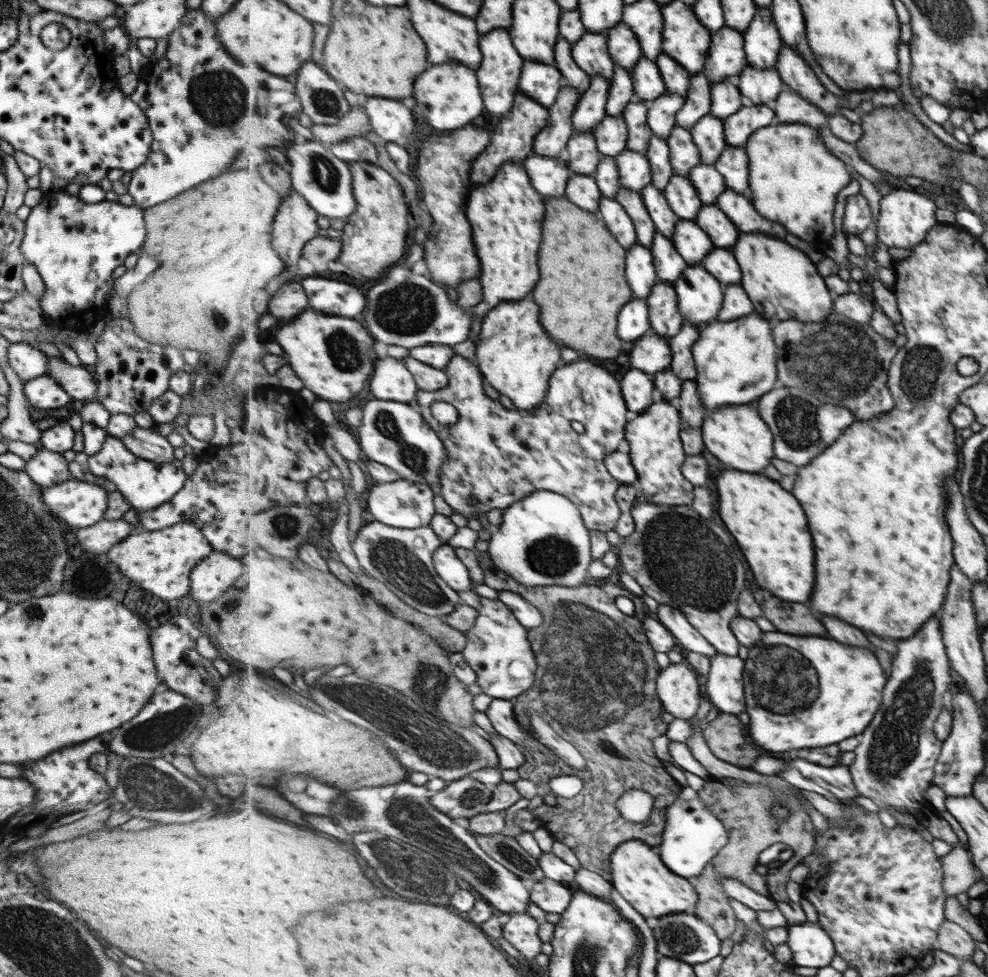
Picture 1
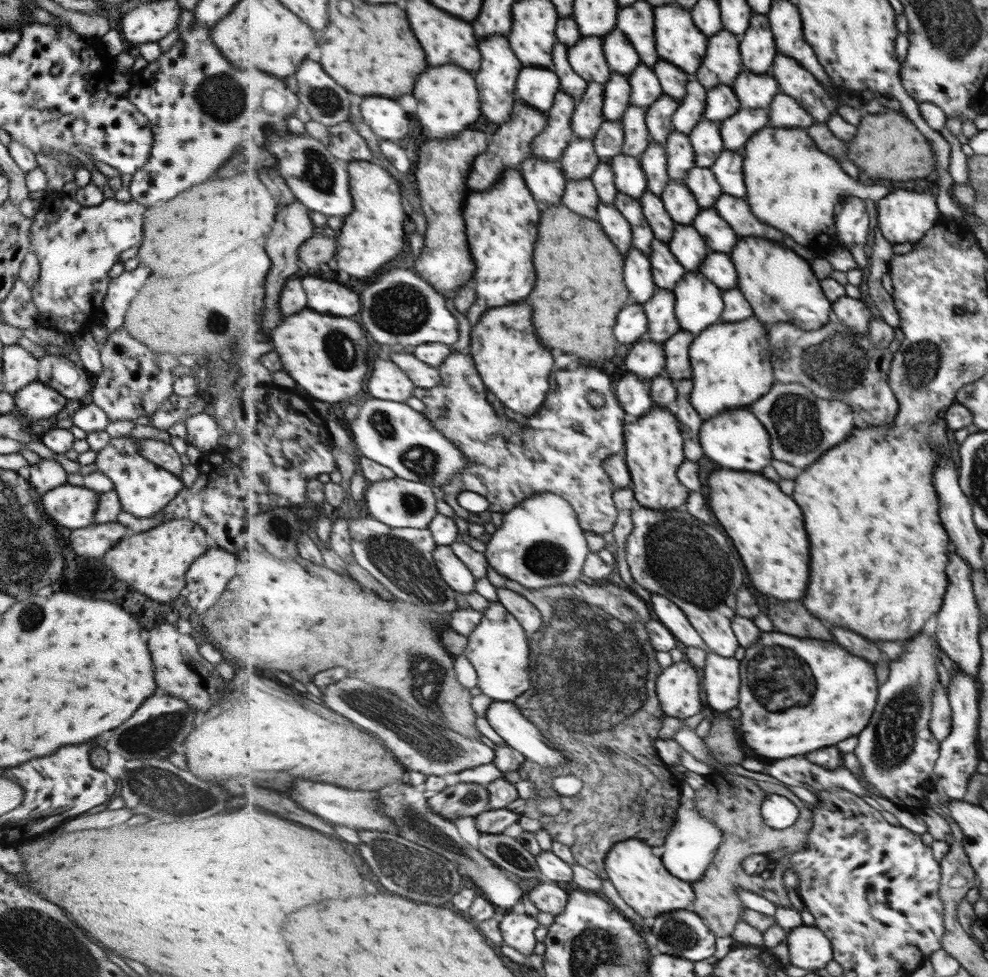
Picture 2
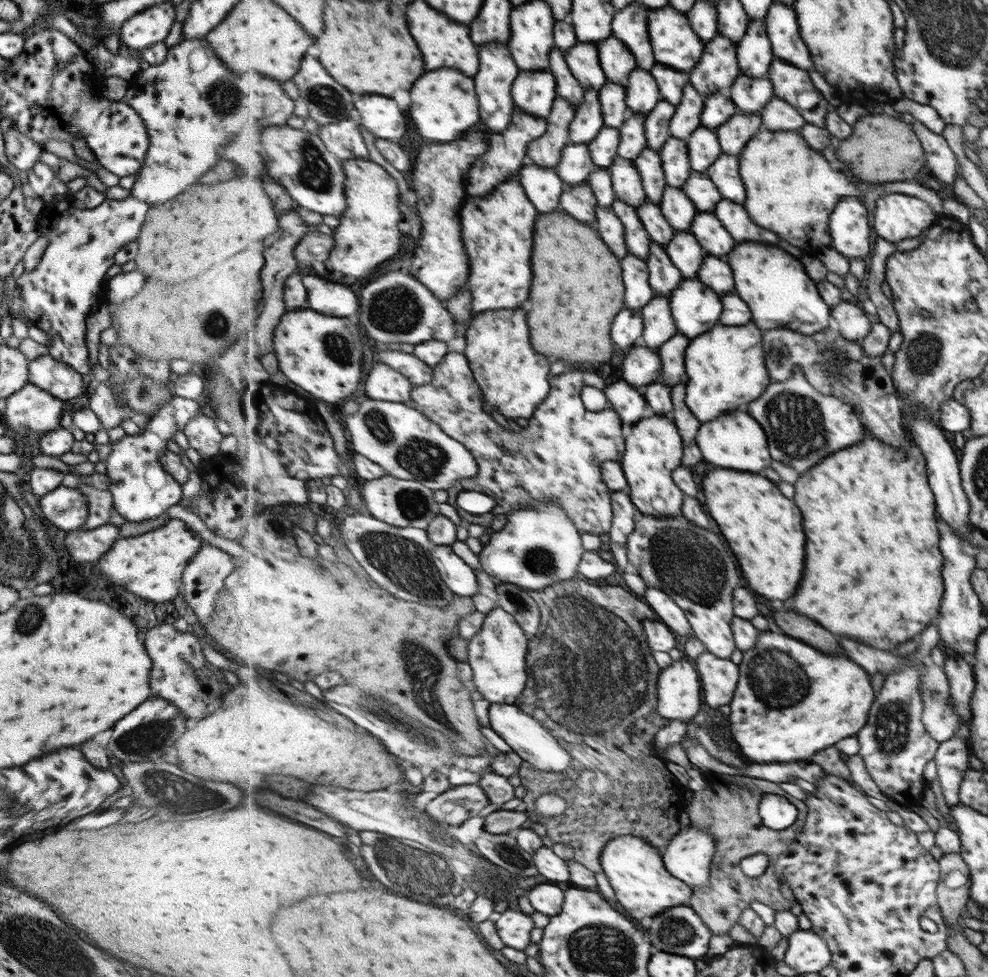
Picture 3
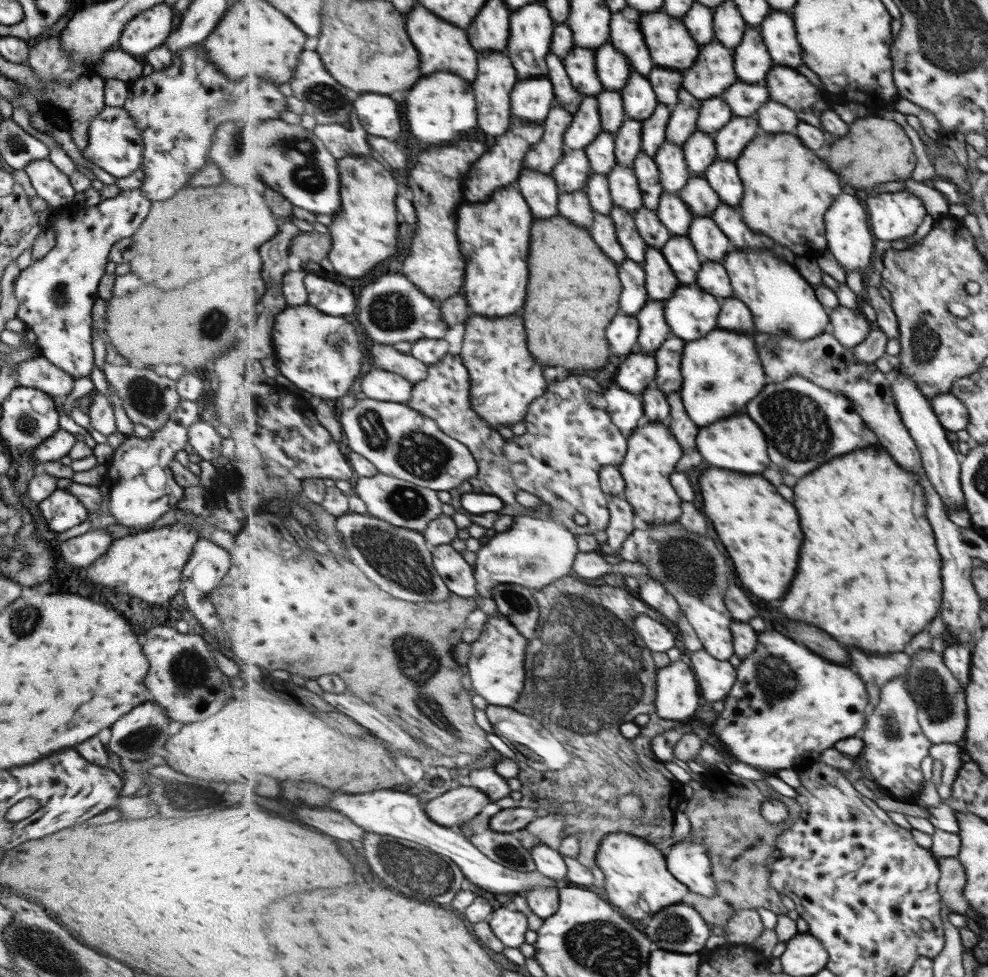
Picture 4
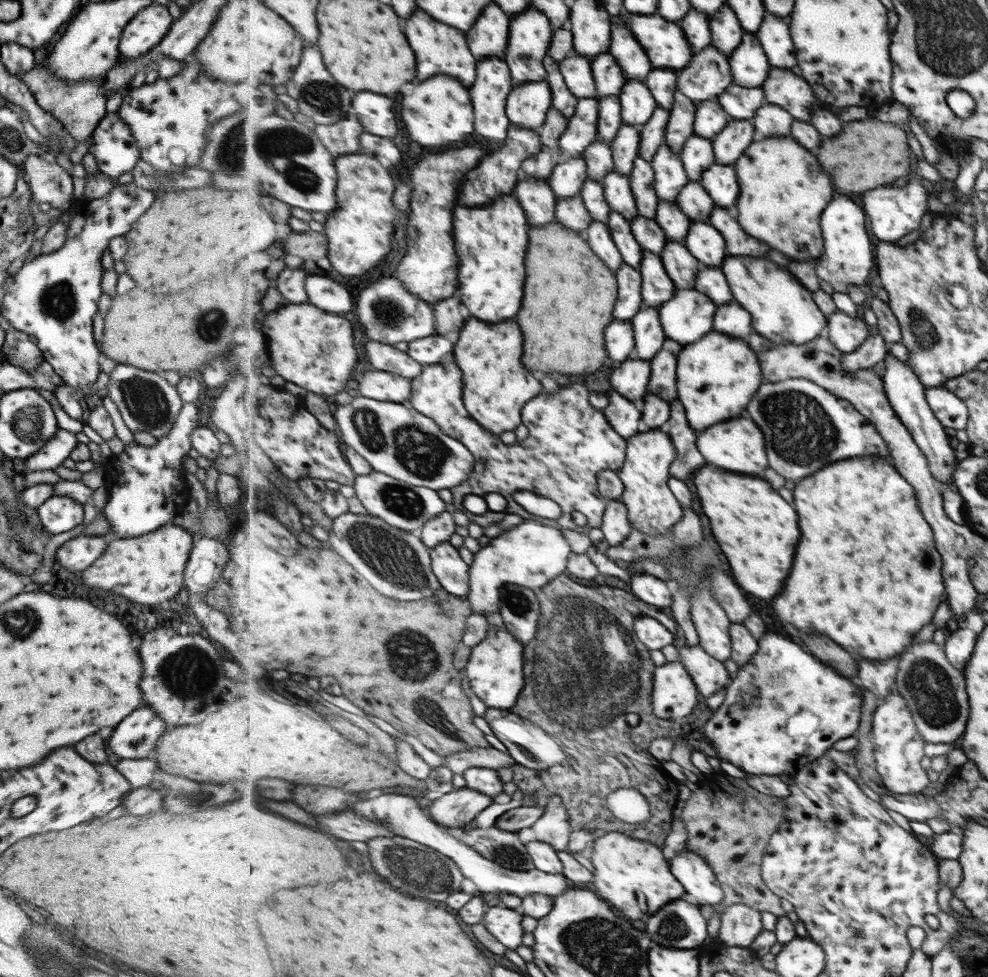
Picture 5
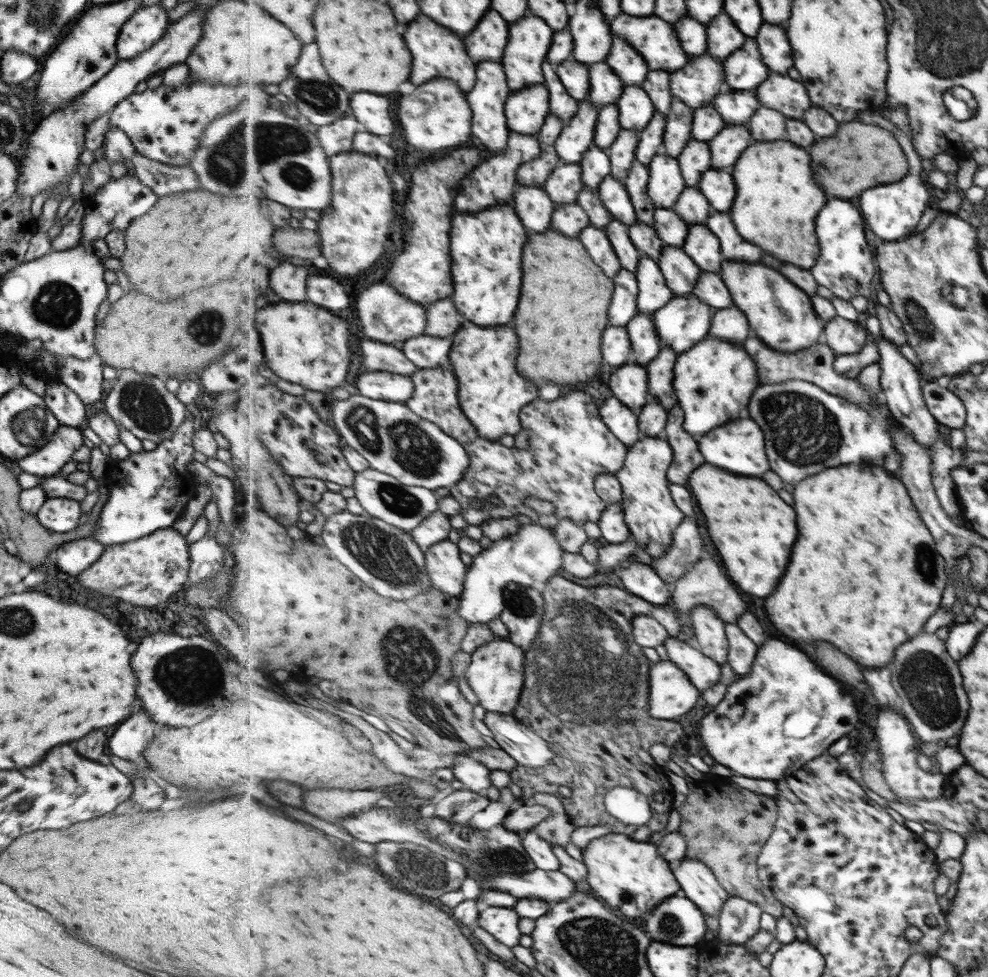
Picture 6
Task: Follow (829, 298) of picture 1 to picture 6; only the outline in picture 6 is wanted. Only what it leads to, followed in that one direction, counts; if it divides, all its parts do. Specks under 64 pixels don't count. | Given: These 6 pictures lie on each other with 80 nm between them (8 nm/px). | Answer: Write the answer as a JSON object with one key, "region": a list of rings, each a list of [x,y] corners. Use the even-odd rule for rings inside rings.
{"region":[[[724,260],[721,275],[730,288],[734,304],[747,316],[753,333],[782,353],[803,351],[823,341],[827,322],[816,311],[812,297],[780,269],[765,264]]]}

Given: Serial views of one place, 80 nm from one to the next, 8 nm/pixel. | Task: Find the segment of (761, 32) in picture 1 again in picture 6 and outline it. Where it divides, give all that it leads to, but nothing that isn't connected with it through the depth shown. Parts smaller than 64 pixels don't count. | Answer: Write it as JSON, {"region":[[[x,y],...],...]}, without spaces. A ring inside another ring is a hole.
{"region":[[[748,37],[746,43],[724,60],[726,88],[757,89],[769,78],[770,68],[764,63],[758,40]]]}

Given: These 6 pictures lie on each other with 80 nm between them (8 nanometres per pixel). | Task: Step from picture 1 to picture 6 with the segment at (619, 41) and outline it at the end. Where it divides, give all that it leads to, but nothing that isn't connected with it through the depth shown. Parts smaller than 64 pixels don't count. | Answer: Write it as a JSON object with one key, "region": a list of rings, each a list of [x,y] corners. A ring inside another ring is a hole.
{"region":[[[607,61],[589,67],[592,87],[587,99],[599,110],[605,105],[616,103],[626,85],[621,77],[615,74]]]}

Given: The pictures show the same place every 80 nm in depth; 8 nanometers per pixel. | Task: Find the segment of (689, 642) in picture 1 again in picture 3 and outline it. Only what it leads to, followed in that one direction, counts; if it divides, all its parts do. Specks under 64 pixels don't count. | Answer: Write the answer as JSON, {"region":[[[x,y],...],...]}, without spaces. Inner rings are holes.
{"region":[[[647,587],[643,600],[659,615],[659,620],[669,625],[679,636],[689,639],[690,636],[696,635],[683,608],[663,589]]]}

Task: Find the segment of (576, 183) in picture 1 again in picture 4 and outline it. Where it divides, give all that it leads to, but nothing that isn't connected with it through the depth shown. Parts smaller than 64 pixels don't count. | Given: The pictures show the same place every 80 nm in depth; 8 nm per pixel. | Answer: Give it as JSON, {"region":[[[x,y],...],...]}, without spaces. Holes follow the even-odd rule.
{"region":[[[585,189],[573,194],[560,194],[558,208],[561,216],[579,228],[590,230],[595,223],[596,212]]]}

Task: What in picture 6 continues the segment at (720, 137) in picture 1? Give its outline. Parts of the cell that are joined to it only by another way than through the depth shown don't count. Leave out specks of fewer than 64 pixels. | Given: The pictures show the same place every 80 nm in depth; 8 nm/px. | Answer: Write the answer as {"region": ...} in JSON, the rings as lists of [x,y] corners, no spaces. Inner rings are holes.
{"region":[[[691,139],[678,156],[686,186],[697,188],[704,172],[713,168],[712,150],[708,141]]]}

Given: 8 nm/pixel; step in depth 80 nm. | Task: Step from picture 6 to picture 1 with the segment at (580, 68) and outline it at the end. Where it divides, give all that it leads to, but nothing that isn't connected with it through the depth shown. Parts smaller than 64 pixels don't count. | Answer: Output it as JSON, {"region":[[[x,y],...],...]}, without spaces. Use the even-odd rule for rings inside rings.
{"region":[[[586,31],[573,45],[572,50],[577,64],[593,78],[601,75],[611,79],[616,71],[616,62],[608,49],[606,34]]]}

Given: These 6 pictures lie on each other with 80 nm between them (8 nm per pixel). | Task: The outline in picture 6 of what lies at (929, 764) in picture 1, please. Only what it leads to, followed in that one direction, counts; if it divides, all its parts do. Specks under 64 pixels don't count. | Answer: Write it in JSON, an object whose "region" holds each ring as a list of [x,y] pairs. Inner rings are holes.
{"region":[[[879,707],[879,710],[881,712],[877,714],[873,733],[876,739],[875,747],[882,760],[882,773],[886,784],[898,798],[905,798],[909,801],[934,800],[941,797],[944,794],[941,793],[943,778],[929,776],[929,771],[923,772],[915,762],[920,749],[915,748],[915,738],[911,734],[907,717],[897,712],[897,709]]]}

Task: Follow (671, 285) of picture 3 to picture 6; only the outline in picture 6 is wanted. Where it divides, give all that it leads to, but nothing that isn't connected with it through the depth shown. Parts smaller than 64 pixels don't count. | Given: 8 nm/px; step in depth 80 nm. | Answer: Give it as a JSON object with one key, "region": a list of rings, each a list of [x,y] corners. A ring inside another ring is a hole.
{"region":[[[643,254],[636,273],[640,290],[639,313],[653,315],[673,300],[675,294],[669,288],[659,263],[649,258],[649,255]]]}

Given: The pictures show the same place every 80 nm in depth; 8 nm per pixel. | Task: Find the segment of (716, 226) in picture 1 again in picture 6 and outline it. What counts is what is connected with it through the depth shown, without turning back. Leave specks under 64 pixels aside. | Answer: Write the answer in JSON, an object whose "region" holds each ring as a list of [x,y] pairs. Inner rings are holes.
{"region":[[[706,225],[690,227],[683,250],[702,271],[721,273],[725,260],[721,252],[721,239]]]}

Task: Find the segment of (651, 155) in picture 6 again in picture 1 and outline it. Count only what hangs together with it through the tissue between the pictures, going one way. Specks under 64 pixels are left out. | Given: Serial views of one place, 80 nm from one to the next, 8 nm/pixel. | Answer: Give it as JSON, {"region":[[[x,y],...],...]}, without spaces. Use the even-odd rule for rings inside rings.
{"region":[[[667,91],[649,105],[648,123],[655,135],[668,139],[678,125],[677,115],[685,106],[686,98],[679,93]]]}

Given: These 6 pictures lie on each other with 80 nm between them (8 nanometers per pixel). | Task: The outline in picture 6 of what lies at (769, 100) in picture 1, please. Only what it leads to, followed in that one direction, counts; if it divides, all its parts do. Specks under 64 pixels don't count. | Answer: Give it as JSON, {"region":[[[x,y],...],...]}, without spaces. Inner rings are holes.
{"region":[[[731,89],[719,93],[711,103],[727,125],[748,125],[762,106],[756,89]]]}

